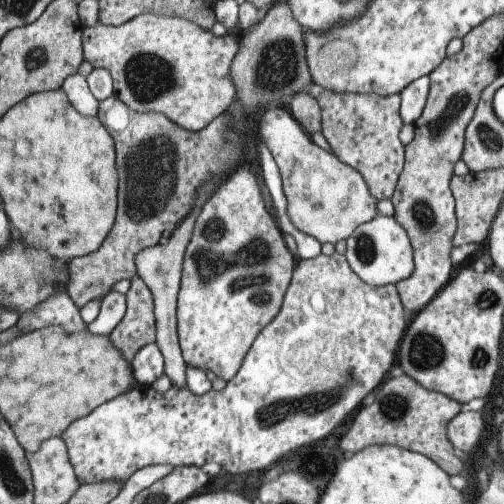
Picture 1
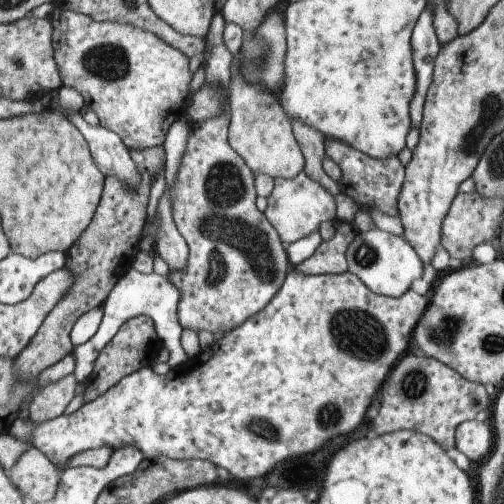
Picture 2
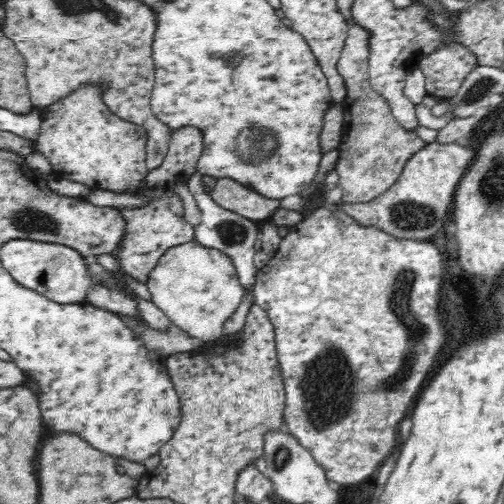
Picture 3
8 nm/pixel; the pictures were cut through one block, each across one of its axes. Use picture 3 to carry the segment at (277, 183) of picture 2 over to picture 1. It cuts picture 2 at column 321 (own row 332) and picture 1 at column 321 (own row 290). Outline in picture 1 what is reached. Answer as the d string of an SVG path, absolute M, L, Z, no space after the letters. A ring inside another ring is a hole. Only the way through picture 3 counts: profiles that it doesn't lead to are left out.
M267 106L259 118L257 132L279 168L287 216L299 232L313 236L321 246L335 244L337 240L347 240L357 226L377 216L377 202L369 194L363 176L337 156L321 150L283 106Z

